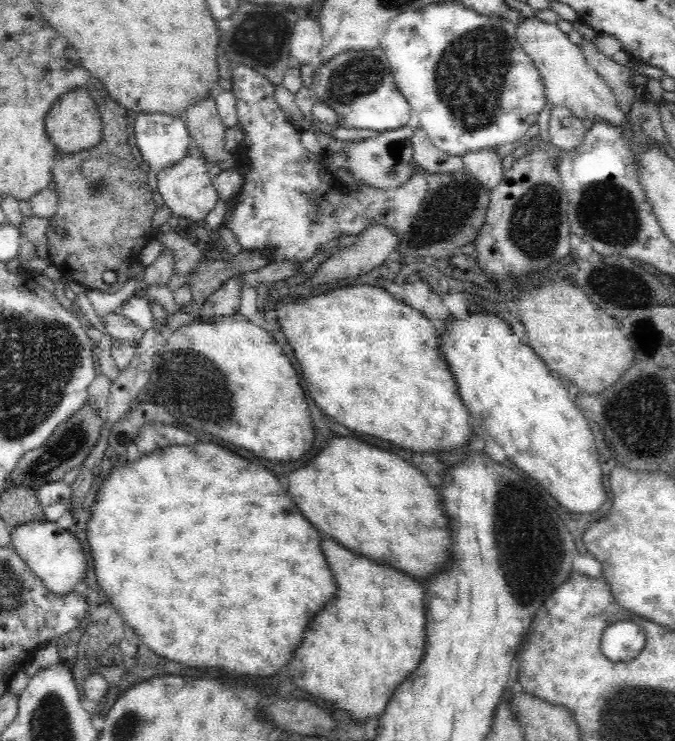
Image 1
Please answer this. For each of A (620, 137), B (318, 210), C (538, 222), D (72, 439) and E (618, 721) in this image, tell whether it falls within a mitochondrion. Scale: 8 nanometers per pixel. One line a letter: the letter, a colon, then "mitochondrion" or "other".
A: other
B: mitochondrion
C: mitochondrion
D: mitochondrion
E: mitochondrion

